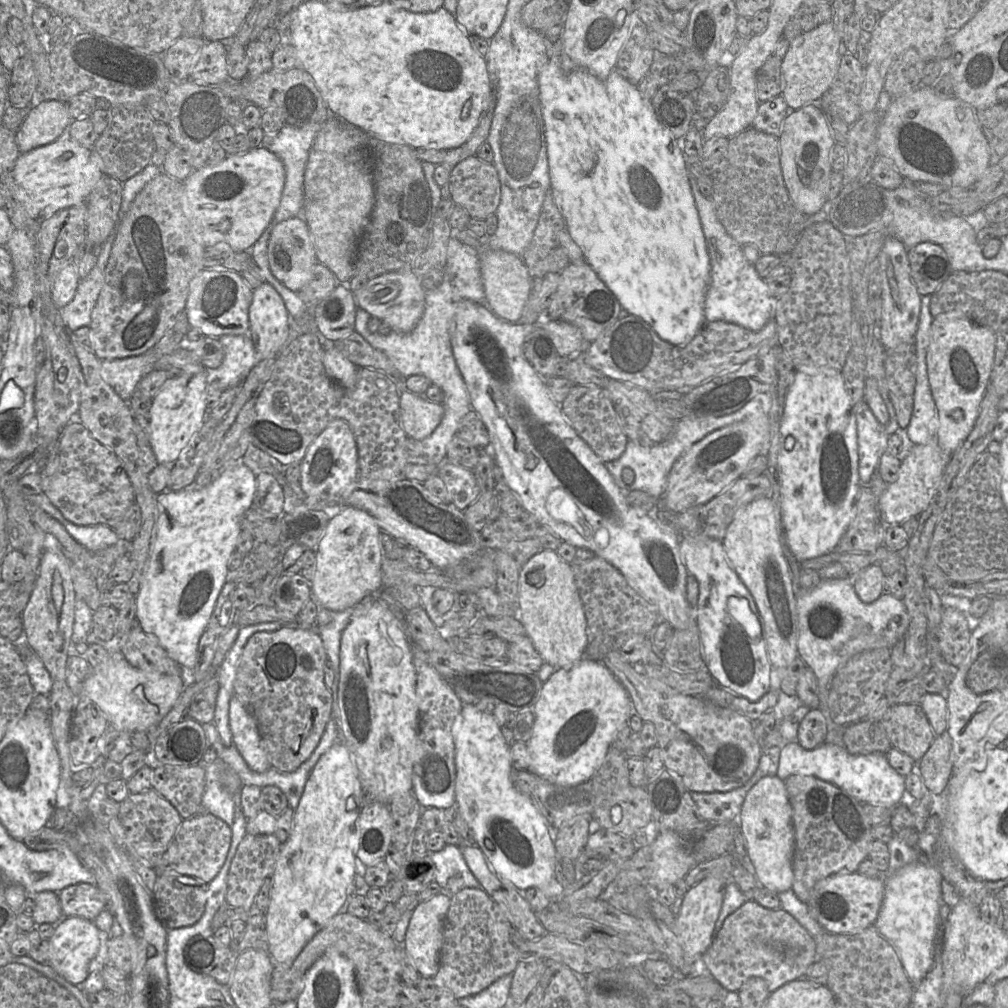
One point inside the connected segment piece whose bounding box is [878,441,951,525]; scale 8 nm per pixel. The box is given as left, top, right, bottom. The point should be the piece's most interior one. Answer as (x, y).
(921, 470)

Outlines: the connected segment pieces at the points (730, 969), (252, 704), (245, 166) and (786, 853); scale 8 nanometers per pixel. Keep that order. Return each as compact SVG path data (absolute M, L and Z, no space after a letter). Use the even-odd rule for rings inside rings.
M747 900L730 914L710 947L699 958L706 973L727 991L739 991L752 977L766 981L771 992L788 982L805 977L808 968L819 960L814 938L801 924L782 908L764 908L755 900Z
M283 625L276 631L254 633L237 668L234 695L256 721L271 767L292 772L318 746L331 719L332 696L324 681L326 654L312 627Z
M262 146L194 170L183 181L182 208L195 240L204 248L226 243L235 251L249 251L271 222L284 184L282 161Z
M777 775L764 776L747 792L737 826L743 833L755 877L761 887L777 894L793 884L794 830L792 806L785 783Z

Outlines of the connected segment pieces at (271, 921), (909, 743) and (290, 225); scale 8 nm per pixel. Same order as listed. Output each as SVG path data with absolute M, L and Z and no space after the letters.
M337 741L319 758L307 779L293 814L291 833L281 845L272 875L271 898L265 918L268 954L273 968L291 965L313 936L340 912L355 876L358 817L363 806L363 787L352 755L343 741Z
M894 704L884 714L880 722L892 746L911 757L915 763L922 759L936 737L919 704Z
M302 216L279 222L268 241L268 261L273 275L288 289L299 293L309 281L318 262L309 227Z

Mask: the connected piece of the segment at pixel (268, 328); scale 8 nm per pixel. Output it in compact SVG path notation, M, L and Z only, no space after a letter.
M268 282L253 289L249 307L250 337L260 359L272 358L284 348L291 316L275 288Z

